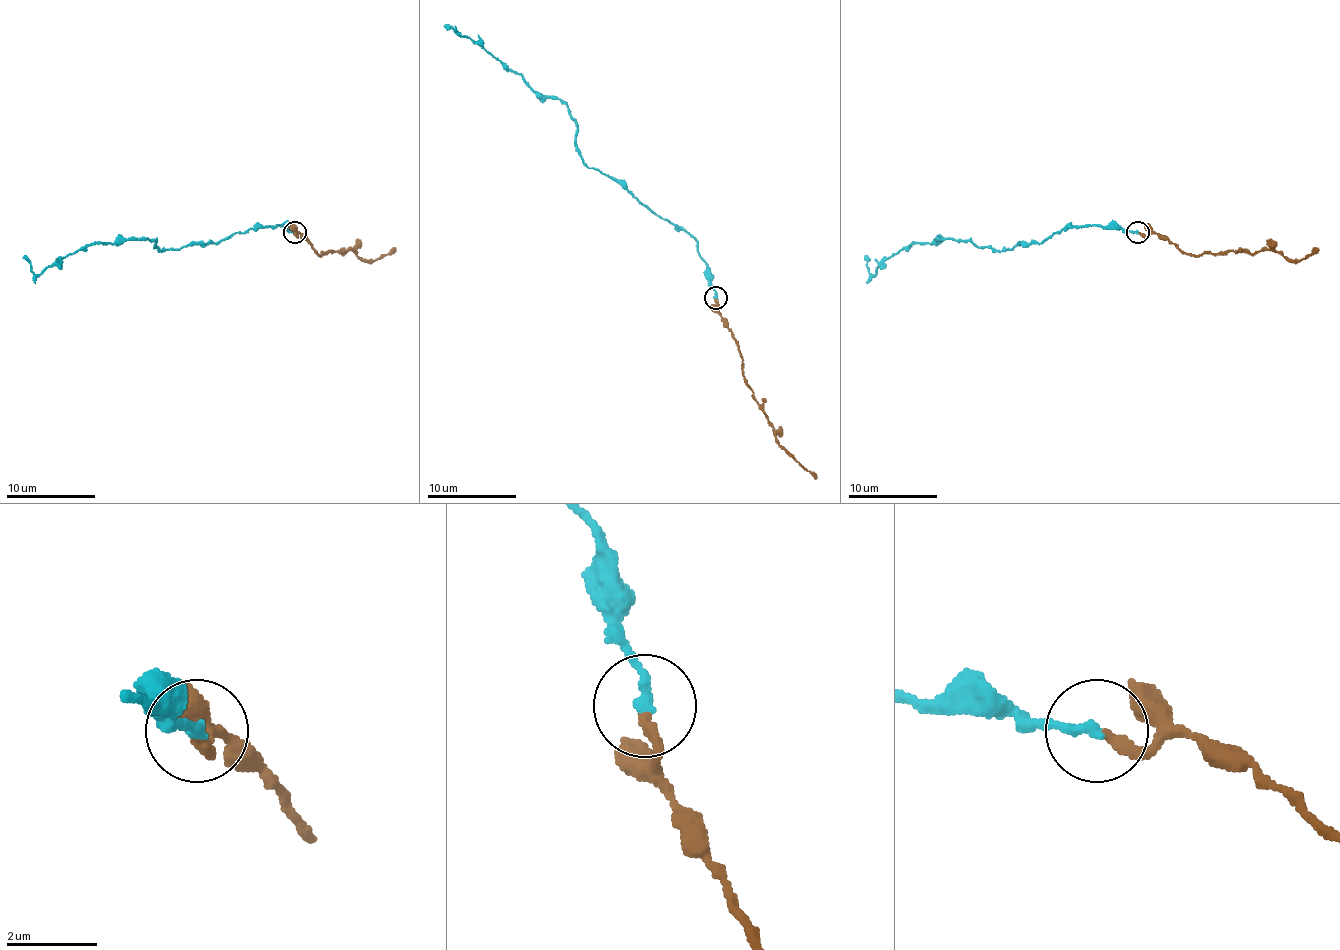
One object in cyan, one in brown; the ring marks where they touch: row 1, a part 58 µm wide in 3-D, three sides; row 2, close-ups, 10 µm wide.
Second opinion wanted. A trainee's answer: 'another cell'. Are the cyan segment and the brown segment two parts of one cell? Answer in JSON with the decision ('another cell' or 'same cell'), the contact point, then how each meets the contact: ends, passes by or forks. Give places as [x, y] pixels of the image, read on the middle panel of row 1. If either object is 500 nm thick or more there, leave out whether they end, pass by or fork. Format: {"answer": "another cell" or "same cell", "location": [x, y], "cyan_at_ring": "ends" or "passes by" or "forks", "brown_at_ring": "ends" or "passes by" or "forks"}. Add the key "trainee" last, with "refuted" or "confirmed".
{"answer": "same cell", "location": [715, 298], "cyan_at_ring": "ends", "brown_at_ring": "ends", "trainee": "refuted"}

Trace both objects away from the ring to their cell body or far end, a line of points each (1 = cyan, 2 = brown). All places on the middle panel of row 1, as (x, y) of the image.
1: (716, 298), (709, 267), (692, 236), (583, 160), (576, 121), (558, 98), (543, 98), (518, 74), (445, 25)
2: (716, 298), (723, 325), (738, 345), (745, 385), (765, 414), (774, 436), (816, 478)

